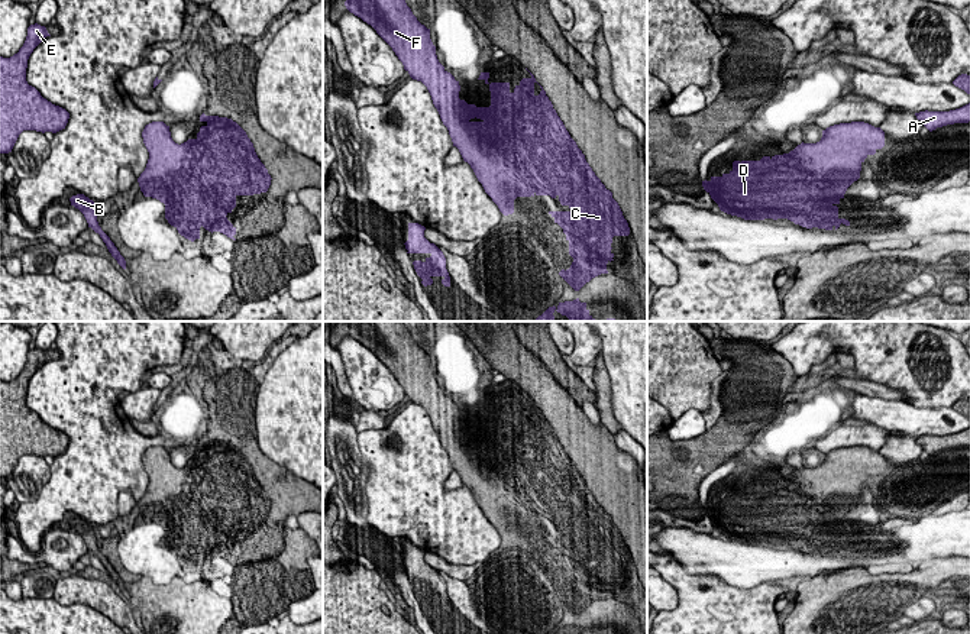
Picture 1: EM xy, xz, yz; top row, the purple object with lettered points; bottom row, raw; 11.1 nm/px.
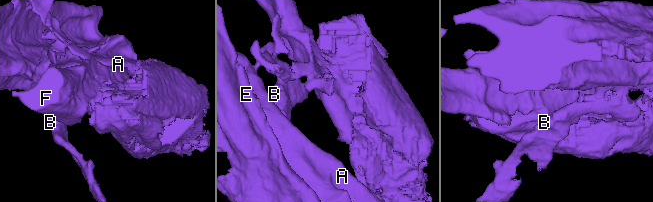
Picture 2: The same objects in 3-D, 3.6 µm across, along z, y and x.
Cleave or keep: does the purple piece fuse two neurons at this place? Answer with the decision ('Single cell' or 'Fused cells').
Fused cells

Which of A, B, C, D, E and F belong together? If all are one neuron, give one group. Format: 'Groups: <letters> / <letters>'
Groups: A B C D E / F

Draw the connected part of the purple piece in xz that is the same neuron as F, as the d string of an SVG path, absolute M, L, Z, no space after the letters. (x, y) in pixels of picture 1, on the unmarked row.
M347 321L346 333L371 349L392 372L413 404L421 405L447 452L453 470L471 489L485 517L504 540L514 537L514 521L531 521L514 511L514 501L501 507L491 502L502 479L494 469L482 469L482 460L462 441L460 410L444 394L430 363L430 353L421 349L402 321Z

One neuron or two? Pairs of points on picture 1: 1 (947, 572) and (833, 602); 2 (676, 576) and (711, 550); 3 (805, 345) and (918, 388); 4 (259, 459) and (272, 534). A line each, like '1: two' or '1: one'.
1: one
2: two
3: one
4: one

